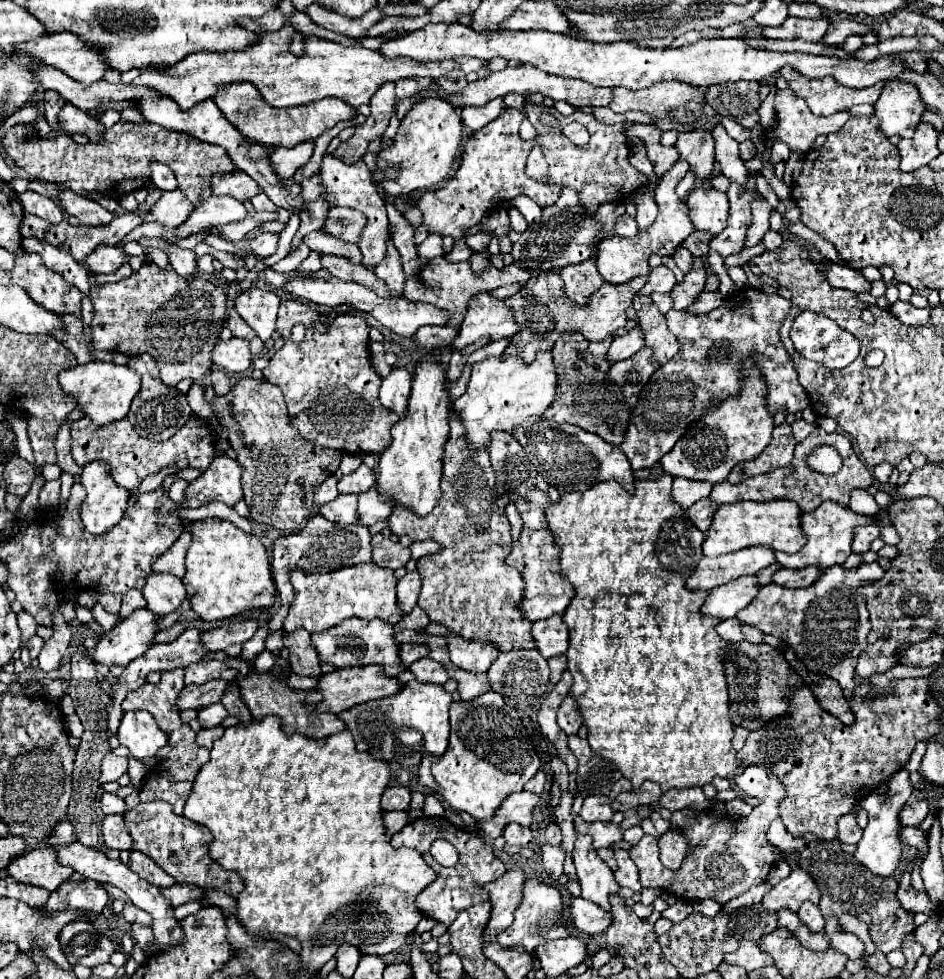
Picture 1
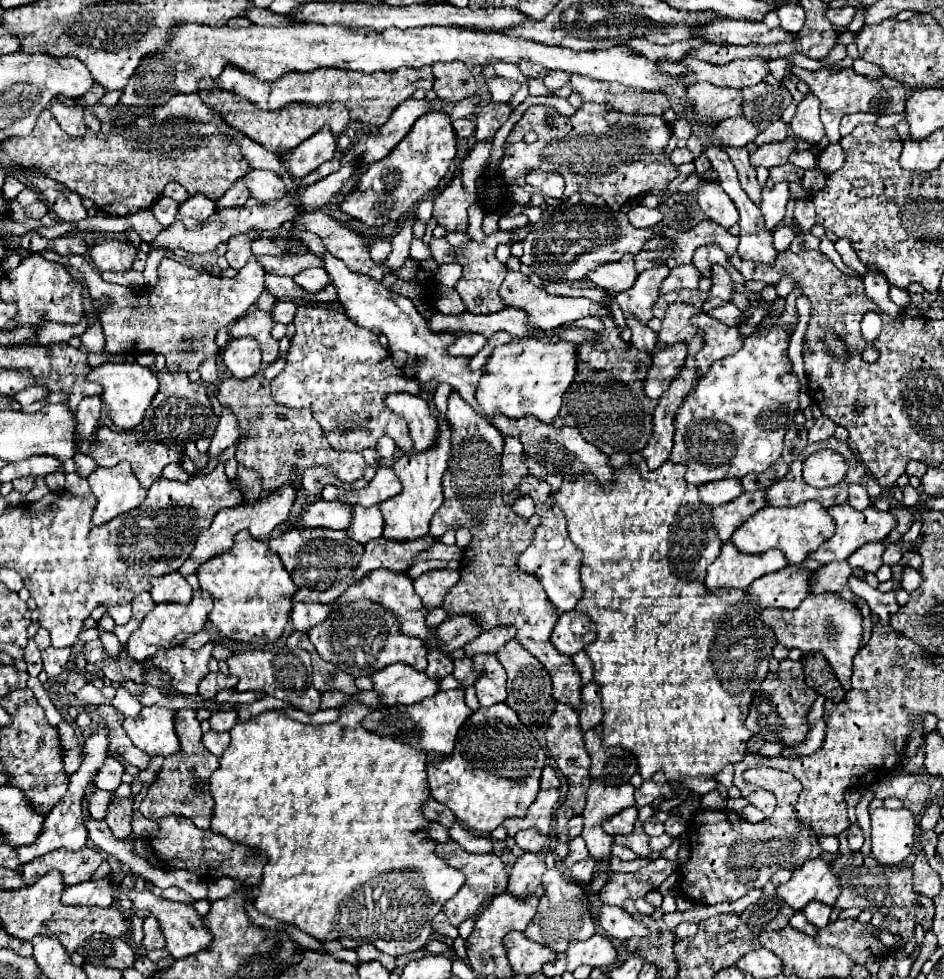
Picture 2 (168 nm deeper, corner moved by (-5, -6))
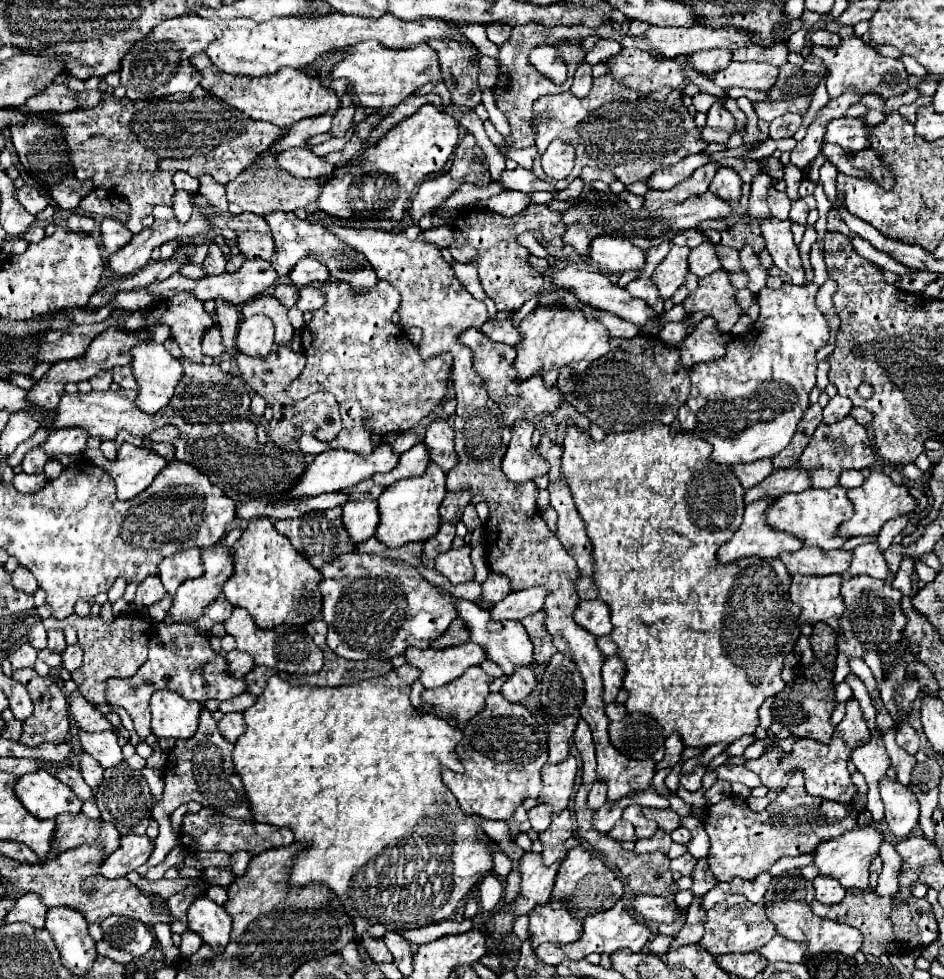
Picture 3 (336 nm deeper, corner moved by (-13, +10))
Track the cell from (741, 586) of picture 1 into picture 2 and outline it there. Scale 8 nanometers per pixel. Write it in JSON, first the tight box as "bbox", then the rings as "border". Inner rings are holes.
{"bbox":[746,566,810,608],"border":[[[786,566],[754,580],[746,588],[746,598],[760,608],[796,608],[808,596],[810,570],[804,566]]]}

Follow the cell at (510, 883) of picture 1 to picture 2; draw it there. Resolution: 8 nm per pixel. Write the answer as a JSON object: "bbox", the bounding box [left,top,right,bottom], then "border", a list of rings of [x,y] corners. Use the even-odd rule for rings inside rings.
{"bbox":[508,852,546,900],"border":[[[526,852],[522,858],[516,860],[512,874],[508,878],[508,892],[520,900],[528,900],[532,896],[542,898],[542,874],[546,872],[544,854],[530,854]]]}

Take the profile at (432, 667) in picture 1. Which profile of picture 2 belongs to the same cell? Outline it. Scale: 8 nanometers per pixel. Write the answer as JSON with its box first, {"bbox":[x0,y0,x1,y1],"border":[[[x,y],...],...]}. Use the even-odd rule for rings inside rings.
{"bbox":[424,652,454,680],"border":[[[428,652],[428,668],[424,670],[426,676],[430,676],[434,680],[444,680],[446,676],[452,674],[452,668],[454,668],[454,664],[446,654]]]}

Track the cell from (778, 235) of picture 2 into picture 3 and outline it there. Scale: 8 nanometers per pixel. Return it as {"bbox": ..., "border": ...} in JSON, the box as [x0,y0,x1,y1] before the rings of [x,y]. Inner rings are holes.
{"bbox":[790,198,810,224],"border":[[[800,198],[796,202],[792,202],[792,212],[790,212],[790,220],[796,222],[796,224],[806,224],[806,218],[808,218],[808,212],[810,208],[806,206],[806,202]]]}

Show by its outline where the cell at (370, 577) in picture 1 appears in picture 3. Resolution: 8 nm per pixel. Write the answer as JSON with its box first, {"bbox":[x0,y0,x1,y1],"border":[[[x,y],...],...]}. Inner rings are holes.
{"bbox":[460,600,532,674],"border":[[[460,600],[460,618],[468,624],[470,628],[470,640],[480,644],[486,652],[488,652],[488,660],[496,662],[504,674],[514,674],[518,668],[522,666],[530,666],[532,664],[532,642],[524,630],[524,626],[520,622],[512,622],[512,620],[504,620],[504,622],[496,622],[490,616],[488,608],[480,608],[478,604]]]}

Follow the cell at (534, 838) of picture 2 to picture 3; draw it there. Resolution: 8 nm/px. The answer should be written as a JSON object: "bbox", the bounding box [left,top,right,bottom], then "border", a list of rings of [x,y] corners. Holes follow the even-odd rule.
{"bbox":[528,804,552,832],"border":[[[538,804],[534,808],[528,810],[530,816],[530,824],[536,832],[544,832],[550,824],[550,816],[552,816],[552,808],[548,804]]]}

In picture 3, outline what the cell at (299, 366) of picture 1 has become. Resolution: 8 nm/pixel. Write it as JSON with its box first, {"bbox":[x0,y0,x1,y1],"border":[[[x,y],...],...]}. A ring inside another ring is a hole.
{"bbox":[288,280,452,454],"border":[[[380,280],[374,288],[370,288],[364,294],[354,294],[350,284],[346,282],[329,282],[324,284],[321,290],[326,296],[326,306],[314,312],[312,322],[306,324],[302,332],[306,368],[302,376],[298,376],[288,386],[288,396],[298,400],[298,398],[308,398],[312,392],[318,392],[318,390],[326,390],[334,394],[336,400],[340,402],[344,428],[334,440],[326,442],[326,448],[344,448],[358,454],[370,454],[374,446],[372,446],[368,428],[362,424],[362,418],[368,416],[370,428],[376,428],[378,434],[406,432],[418,426],[426,416],[430,416],[440,406],[440,402],[446,396],[452,354],[442,352],[428,360],[420,356],[418,346],[412,344],[406,332],[400,326],[392,324],[390,320],[400,306],[400,292],[396,292],[396,288],[392,288],[392,284],[384,280]]]}

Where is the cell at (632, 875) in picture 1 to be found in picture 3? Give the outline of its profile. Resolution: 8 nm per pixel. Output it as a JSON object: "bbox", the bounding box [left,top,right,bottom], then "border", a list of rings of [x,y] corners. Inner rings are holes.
{"bbox":[608,818,636,842],"border":[[[624,818],[618,820],[608,834],[610,834],[614,840],[620,840],[620,842],[624,842],[624,840],[634,840],[634,838],[636,838],[632,824],[630,824],[628,820],[624,820]]]}

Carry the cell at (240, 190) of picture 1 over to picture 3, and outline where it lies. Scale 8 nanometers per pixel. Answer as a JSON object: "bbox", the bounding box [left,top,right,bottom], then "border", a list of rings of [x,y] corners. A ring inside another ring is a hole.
{"bbox":[276,148,334,178],"border":[[[290,148],[282,152],[276,162],[280,168],[298,178],[322,178],[334,172],[334,164],[318,158],[310,148]]]}

